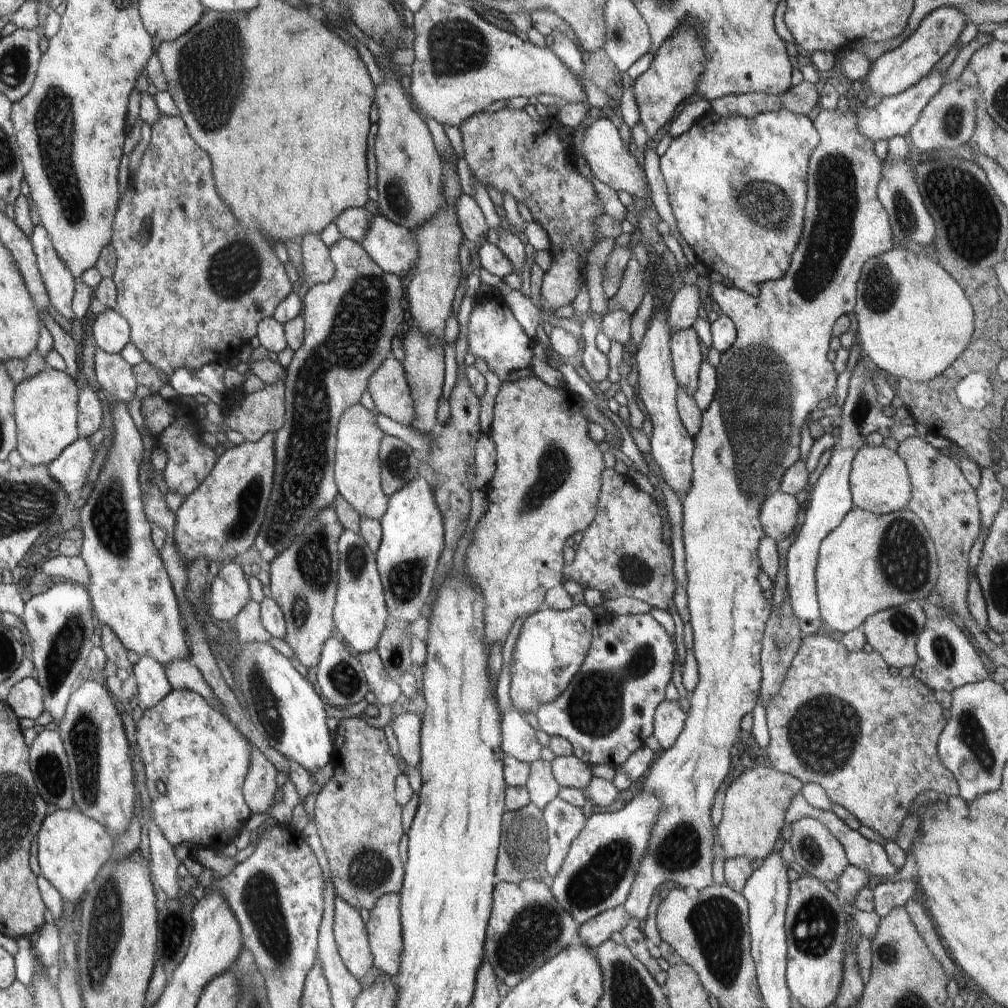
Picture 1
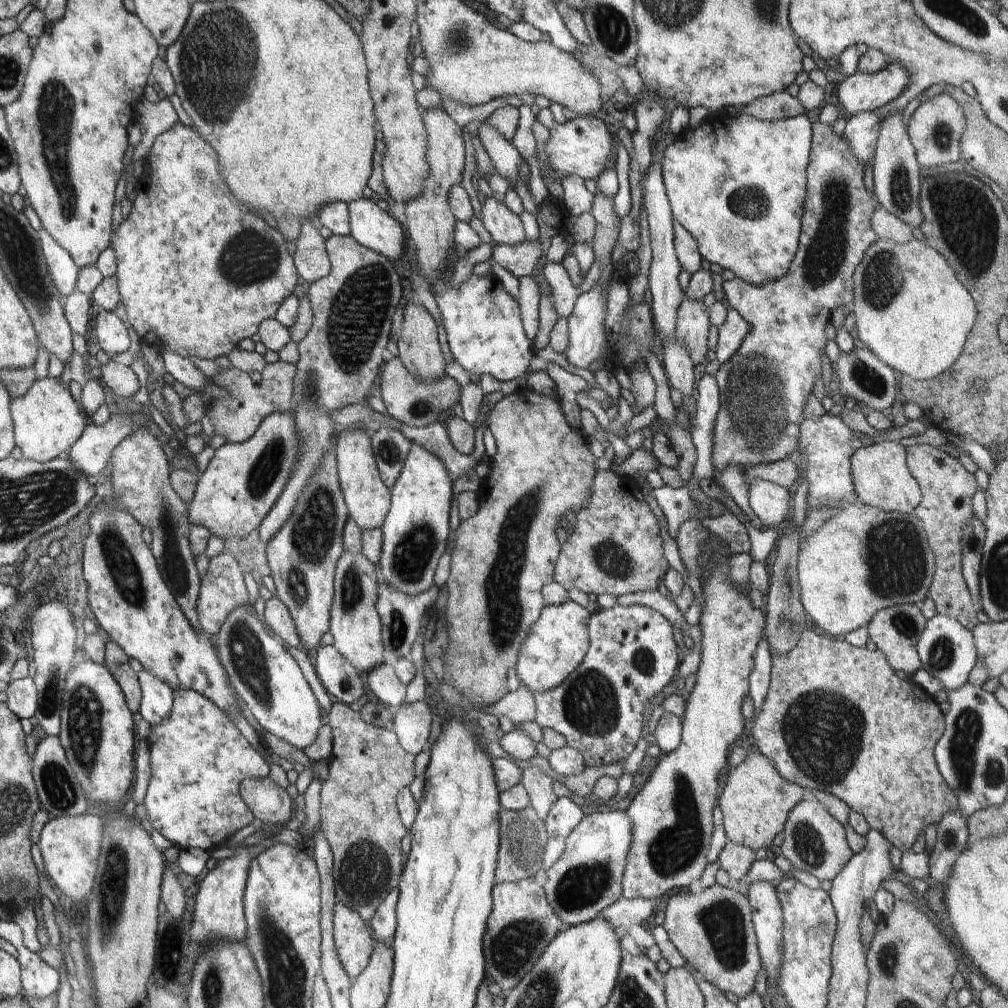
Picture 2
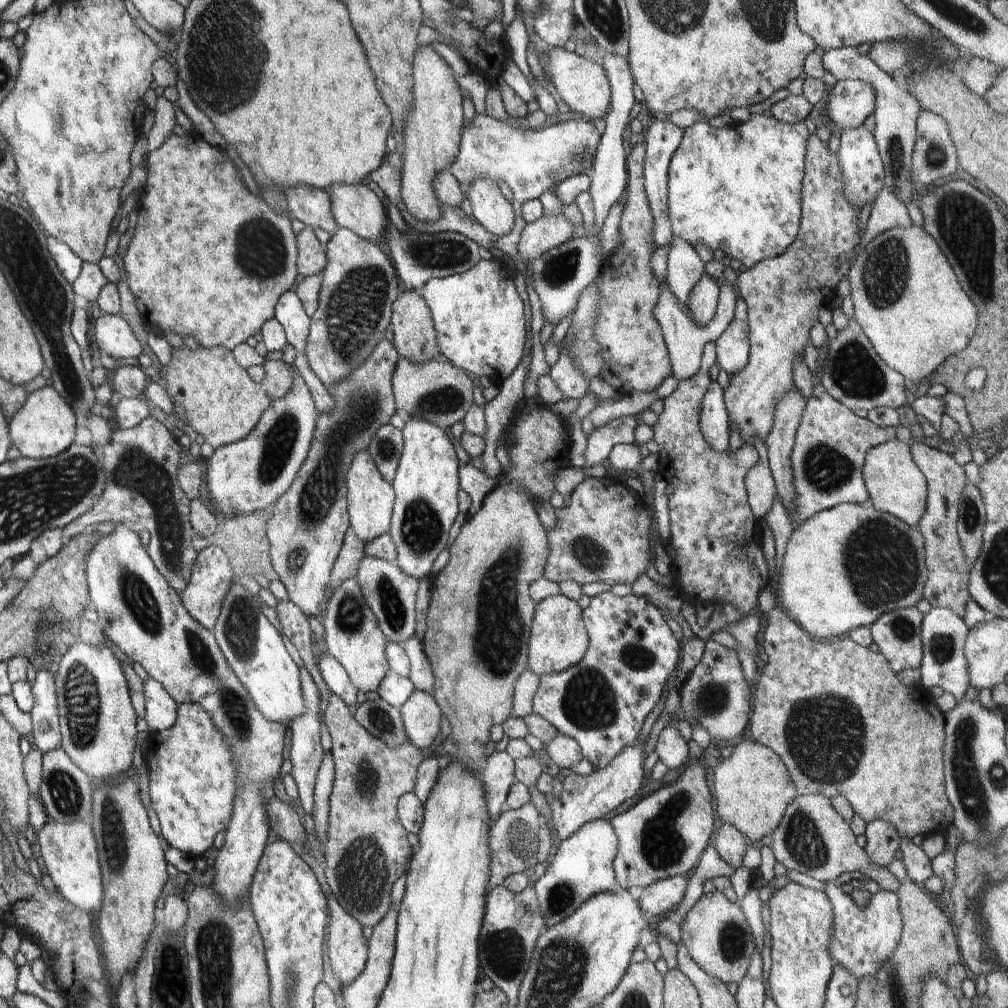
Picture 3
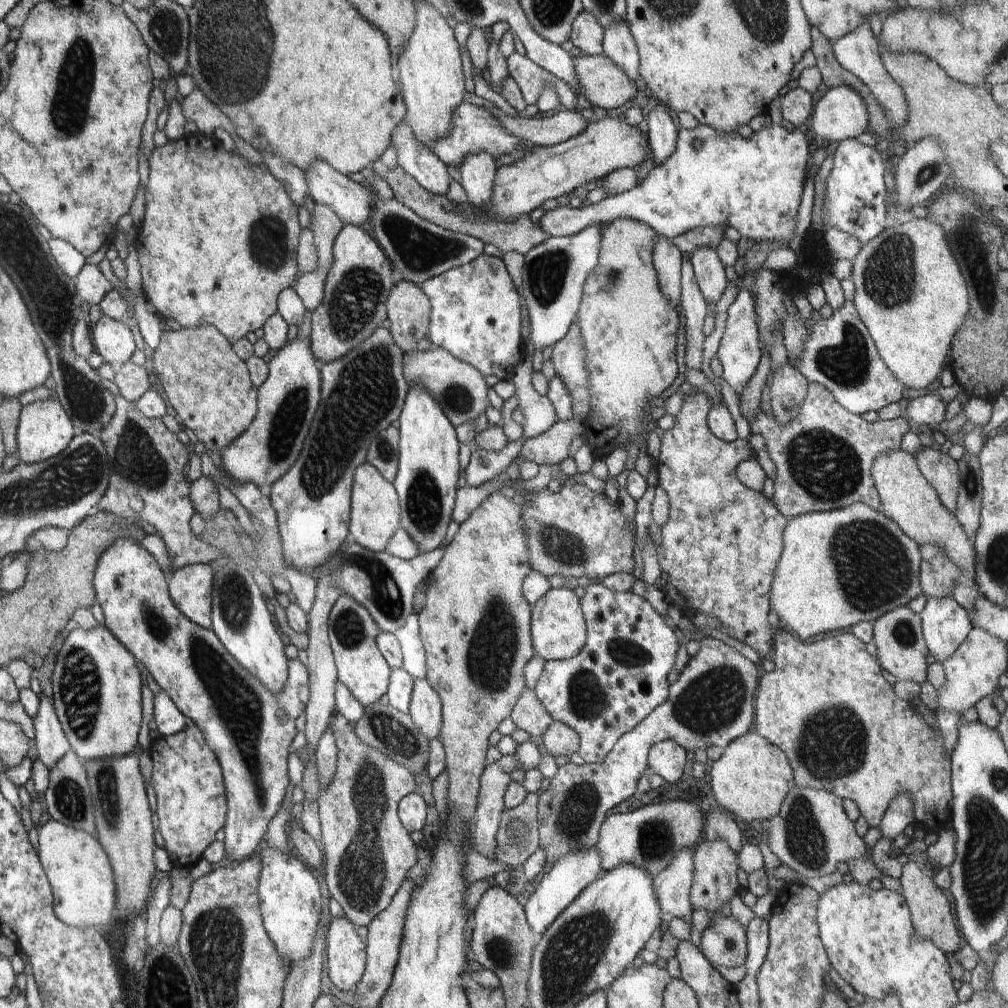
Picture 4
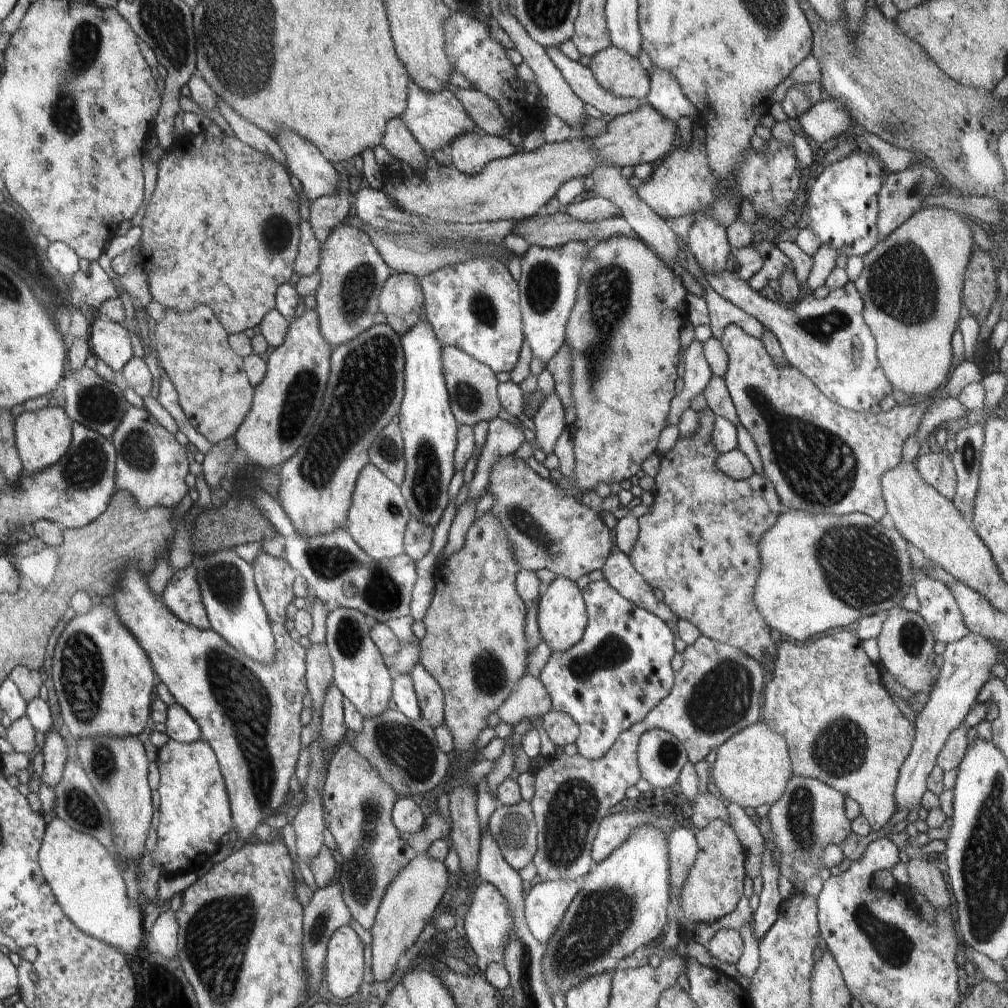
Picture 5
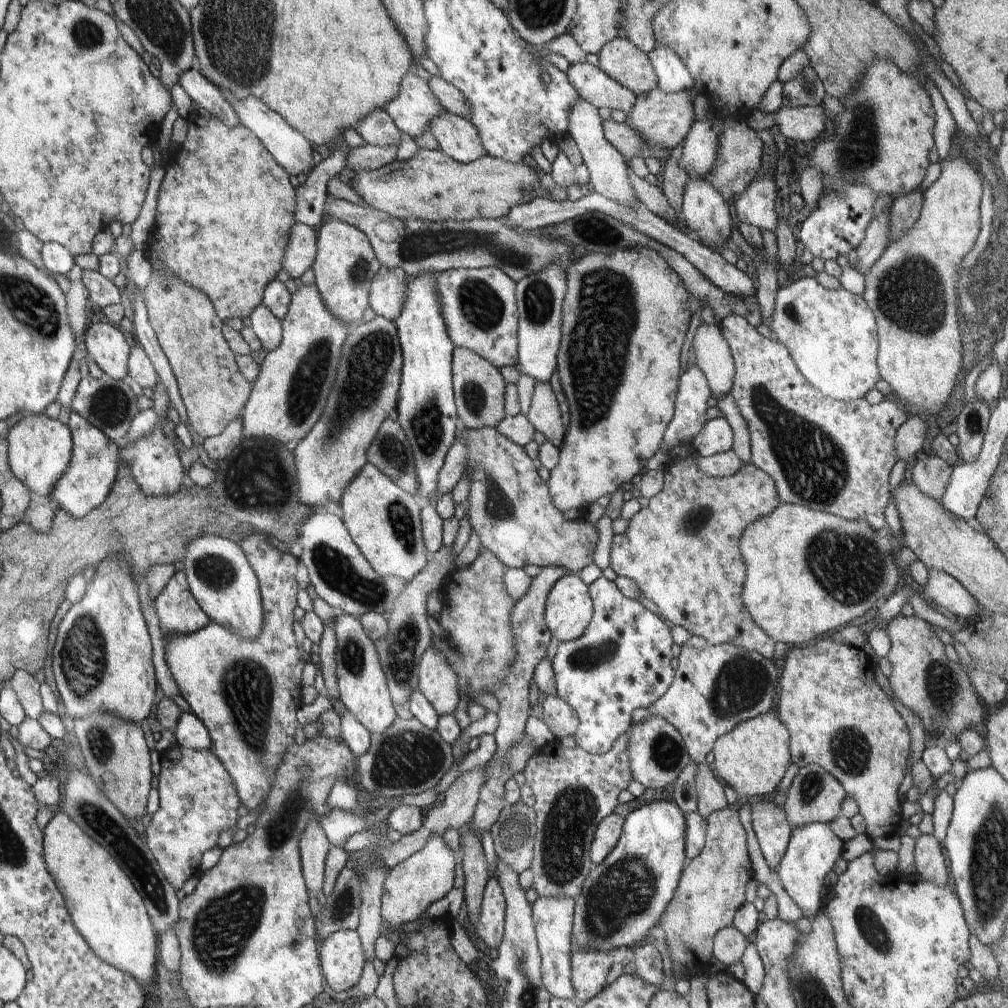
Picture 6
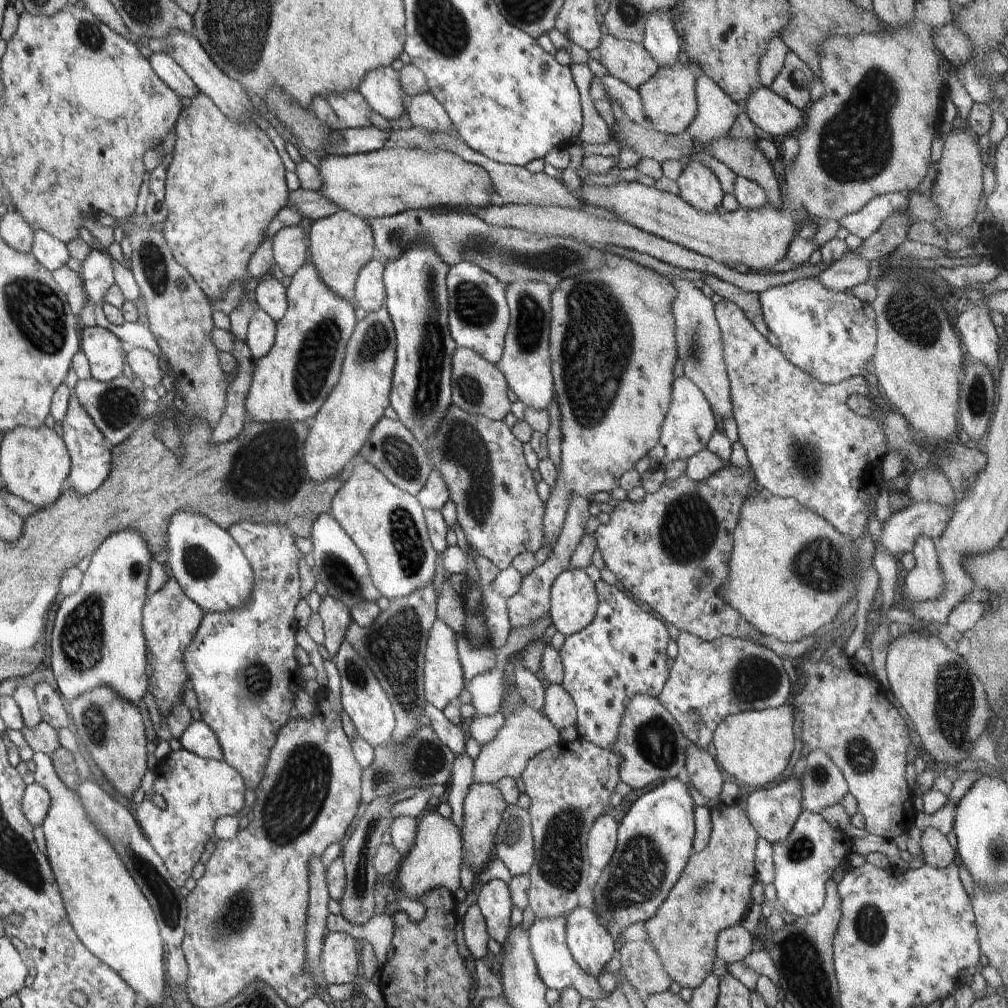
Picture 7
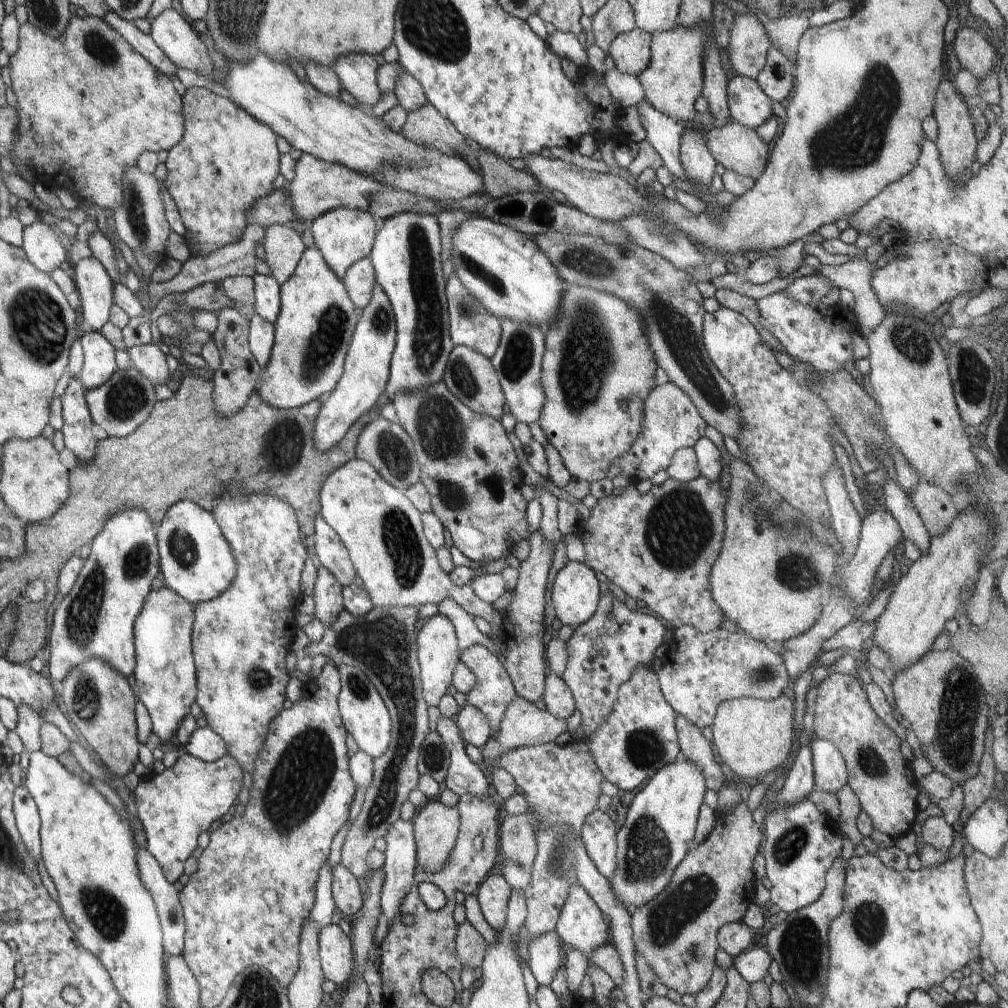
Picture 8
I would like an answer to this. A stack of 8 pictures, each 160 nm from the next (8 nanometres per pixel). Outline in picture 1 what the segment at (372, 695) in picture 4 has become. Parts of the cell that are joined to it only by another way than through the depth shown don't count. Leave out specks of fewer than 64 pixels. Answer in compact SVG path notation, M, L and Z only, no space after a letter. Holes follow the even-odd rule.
M344 529L337 540L337 552L339 565L337 566L337 593L333 610L333 621L343 636L343 642L356 655L374 650L377 647L382 631L387 627L390 620L384 589L379 577L375 554L370 550L360 533L350 529Z

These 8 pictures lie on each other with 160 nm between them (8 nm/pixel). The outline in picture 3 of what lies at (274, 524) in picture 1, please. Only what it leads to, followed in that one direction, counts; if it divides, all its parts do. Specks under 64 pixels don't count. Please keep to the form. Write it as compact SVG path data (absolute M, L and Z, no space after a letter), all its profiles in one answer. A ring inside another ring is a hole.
M339 227L324 247L327 265L322 272L323 281L319 290L318 310L310 319L305 353L314 374L317 374L320 382L330 389L357 369L384 338L385 330L390 328L392 305L399 297L402 284L394 266L382 252L383 246L364 240L351 230Z

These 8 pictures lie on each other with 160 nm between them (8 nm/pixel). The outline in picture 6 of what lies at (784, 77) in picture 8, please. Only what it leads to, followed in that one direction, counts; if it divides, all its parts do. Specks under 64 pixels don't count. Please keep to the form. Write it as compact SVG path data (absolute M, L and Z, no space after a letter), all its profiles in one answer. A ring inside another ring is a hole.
M812 66L802 68L796 78L782 86L782 103L784 106L822 106L825 96L824 86Z

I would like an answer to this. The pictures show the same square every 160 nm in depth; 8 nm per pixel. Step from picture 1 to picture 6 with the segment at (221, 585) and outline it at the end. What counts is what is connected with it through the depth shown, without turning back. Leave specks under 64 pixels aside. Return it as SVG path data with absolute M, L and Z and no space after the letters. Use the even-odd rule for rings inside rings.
M183 570L174 573L153 600L153 606L164 638L170 633L176 634L176 638L182 634L195 633L211 623L190 592Z

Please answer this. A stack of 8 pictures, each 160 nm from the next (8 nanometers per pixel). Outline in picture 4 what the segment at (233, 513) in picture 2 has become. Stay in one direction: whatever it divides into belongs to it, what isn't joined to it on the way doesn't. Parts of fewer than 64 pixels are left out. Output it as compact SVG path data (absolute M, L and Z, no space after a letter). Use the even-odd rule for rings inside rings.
M295 338L291 344L284 345L279 351L268 358L269 378L257 389L257 415L250 426L220 452L221 467L228 477L232 476L234 483L252 483L258 488L272 486L279 478L292 468L302 450L308 436L311 422L321 397L321 372L318 360L311 351L309 339Z

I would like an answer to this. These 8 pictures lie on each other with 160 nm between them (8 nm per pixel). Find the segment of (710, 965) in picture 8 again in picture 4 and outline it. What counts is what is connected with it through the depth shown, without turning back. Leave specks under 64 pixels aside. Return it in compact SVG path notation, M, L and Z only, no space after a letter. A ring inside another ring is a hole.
M702 839L693 848L693 861L695 871L689 895L694 910L705 908L718 915L726 913L730 898L736 895L740 888L737 876L737 868L739 867L737 855L722 839L712 842Z

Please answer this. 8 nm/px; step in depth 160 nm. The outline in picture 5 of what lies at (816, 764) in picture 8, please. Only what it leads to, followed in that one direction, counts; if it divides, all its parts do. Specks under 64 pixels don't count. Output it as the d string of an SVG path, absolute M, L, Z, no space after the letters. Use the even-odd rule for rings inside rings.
M794 777L787 782L785 793L768 811L773 843L781 854L811 865L821 861L825 846L838 845L853 832L845 813L845 799L836 789L818 779Z

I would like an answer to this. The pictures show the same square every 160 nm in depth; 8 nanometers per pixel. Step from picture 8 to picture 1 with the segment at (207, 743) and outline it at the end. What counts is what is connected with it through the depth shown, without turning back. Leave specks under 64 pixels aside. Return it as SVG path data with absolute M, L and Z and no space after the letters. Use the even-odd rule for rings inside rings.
M150 656L140 657L133 666L137 694L142 710L158 704L173 688L168 682L165 668Z

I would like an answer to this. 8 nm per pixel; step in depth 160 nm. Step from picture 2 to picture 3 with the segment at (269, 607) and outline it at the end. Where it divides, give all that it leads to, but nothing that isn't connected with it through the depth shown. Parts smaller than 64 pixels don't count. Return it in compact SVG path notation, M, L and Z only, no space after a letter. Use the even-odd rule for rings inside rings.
M278 601L274 609L277 612L280 624L282 625L281 634L286 636L294 646L305 664L305 667L311 672L312 678L319 688L320 702L318 721L325 720L324 713L328 707L331 690L322 678L317 665L317 660L312 651L314 639L307 616L292 601Z

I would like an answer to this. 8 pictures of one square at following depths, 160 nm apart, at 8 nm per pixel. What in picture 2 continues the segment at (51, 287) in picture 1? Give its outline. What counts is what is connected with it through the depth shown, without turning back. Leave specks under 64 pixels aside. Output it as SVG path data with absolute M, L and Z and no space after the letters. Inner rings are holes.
M44 229L37 231L44 260L48 267L54 286L64 298L77 290L79 266Z

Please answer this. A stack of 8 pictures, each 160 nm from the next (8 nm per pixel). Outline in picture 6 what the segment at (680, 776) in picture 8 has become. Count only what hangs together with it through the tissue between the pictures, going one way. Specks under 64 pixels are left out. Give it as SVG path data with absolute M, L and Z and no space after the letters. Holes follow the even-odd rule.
M660 800L644 804L634 810L624 822L618 845L593 870L582 886L584 920L574 920L571 952L574 950L602 950L610 952L625 946L629 949L645 943L650 928L658 925L662 914L678 888L686 859L686 818L674 800Z

